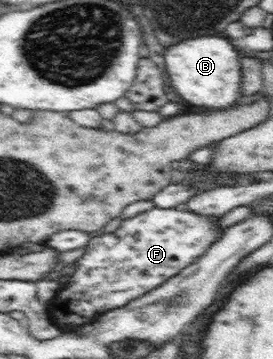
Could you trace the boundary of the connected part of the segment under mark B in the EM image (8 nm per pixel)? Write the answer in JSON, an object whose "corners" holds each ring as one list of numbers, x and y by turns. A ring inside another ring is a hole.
{"corners":[[224,35,206,36,182,41,164,52,165,71,171,80,171,88,186,103,208,109,228,109,240,101,243,91,242,53,232,40]]}

